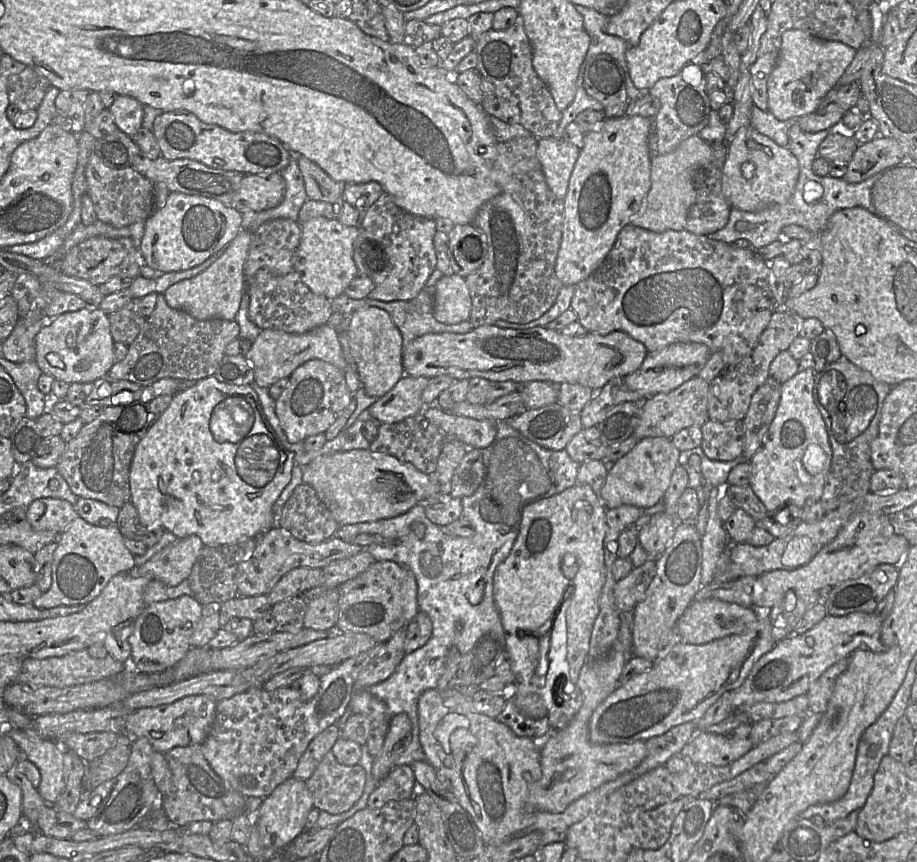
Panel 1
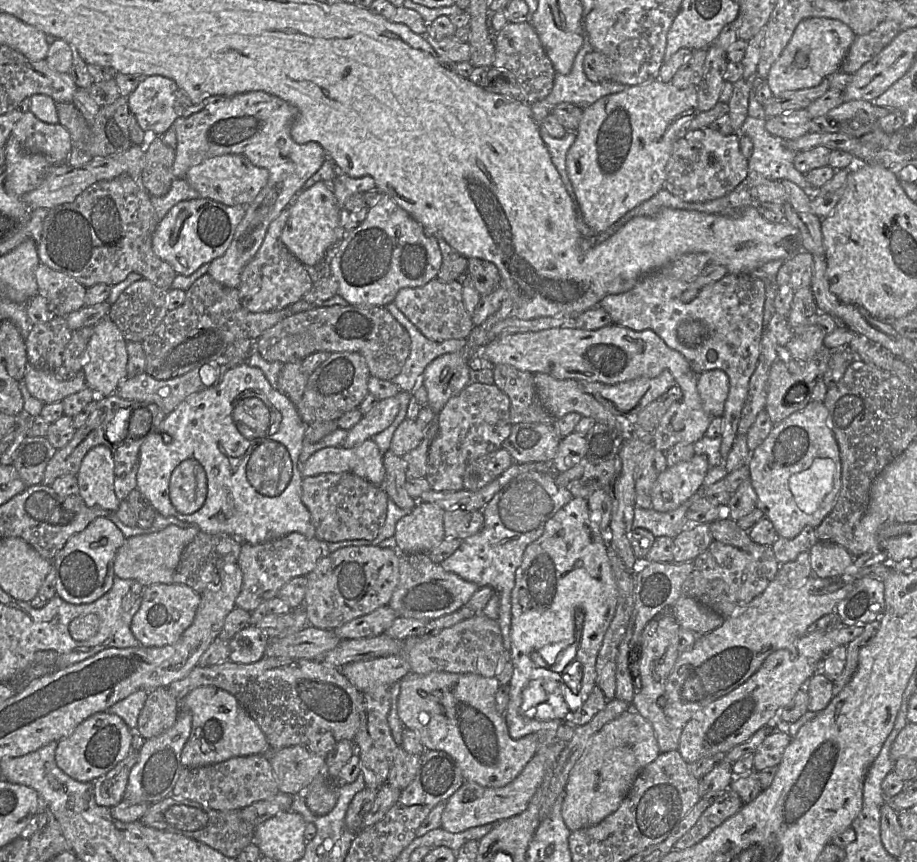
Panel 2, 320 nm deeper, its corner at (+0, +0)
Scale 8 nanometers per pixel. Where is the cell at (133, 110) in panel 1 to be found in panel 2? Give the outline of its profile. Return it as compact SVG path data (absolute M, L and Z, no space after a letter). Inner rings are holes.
M159 75L144 77L127 99L131 114L149 139L162 136L193 105L175 81Z

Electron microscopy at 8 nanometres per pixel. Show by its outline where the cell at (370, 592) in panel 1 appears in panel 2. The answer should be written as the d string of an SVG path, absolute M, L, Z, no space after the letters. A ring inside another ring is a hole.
M400 553L399 582L388 606L398 617L430 621L461 609L478 589L477 584L466 581L457 574L444 570L440 564L434 563L429 553Z

